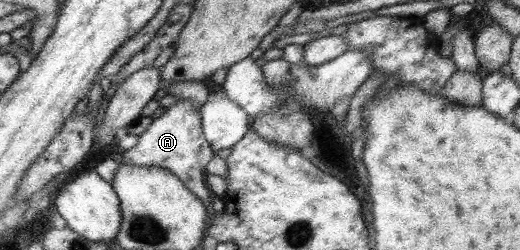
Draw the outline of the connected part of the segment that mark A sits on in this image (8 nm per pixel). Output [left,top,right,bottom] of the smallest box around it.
[119,99,217,217]

